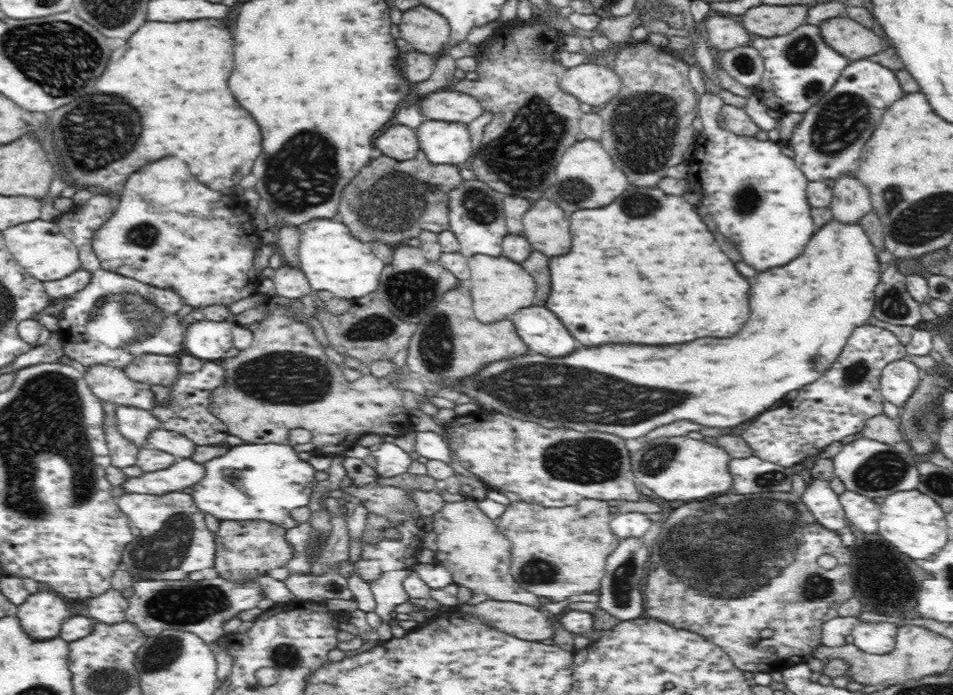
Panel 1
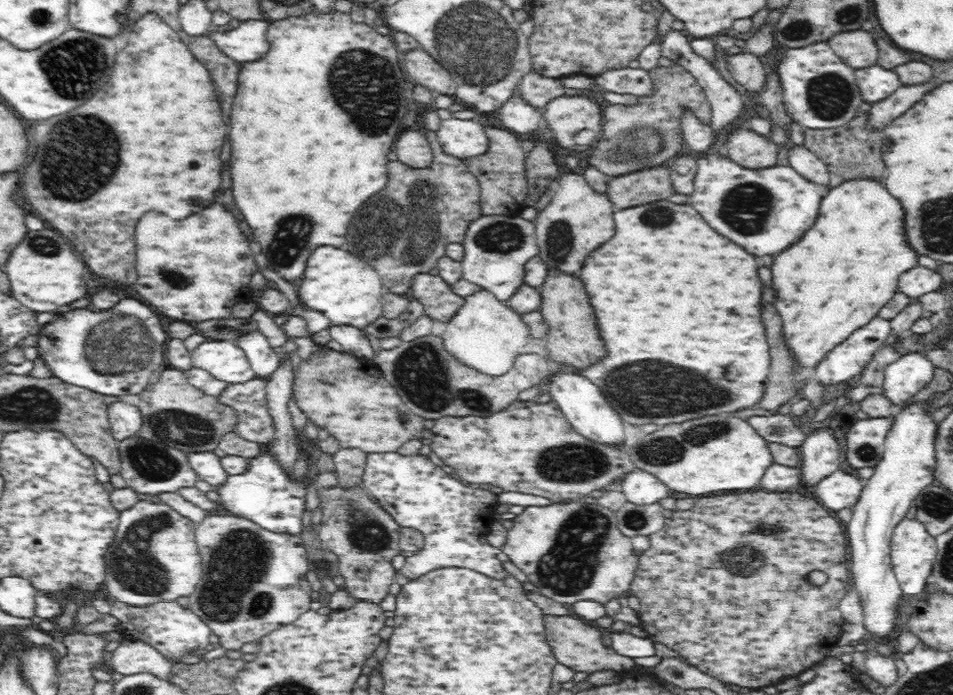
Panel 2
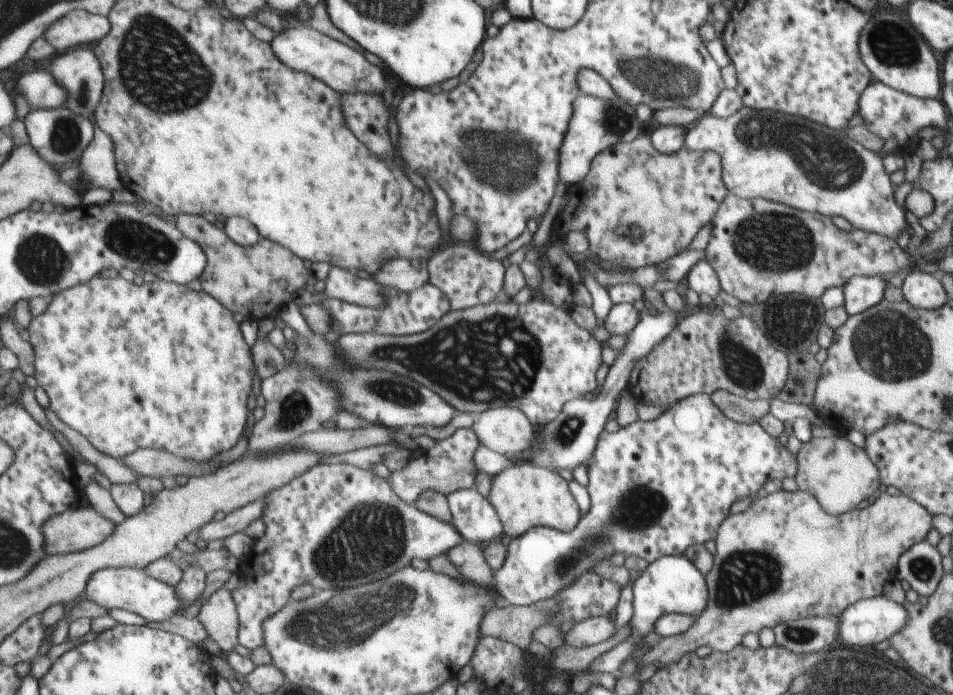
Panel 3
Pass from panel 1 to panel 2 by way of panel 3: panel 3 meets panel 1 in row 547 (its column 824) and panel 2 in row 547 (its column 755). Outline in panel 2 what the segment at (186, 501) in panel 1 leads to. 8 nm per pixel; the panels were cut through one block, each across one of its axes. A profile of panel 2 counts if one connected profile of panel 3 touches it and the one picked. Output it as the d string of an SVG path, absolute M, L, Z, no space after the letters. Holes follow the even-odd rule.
M150 497L142 498L118 515L116 534L105 554L106 576L102 588L107 596L132 607L148 607L192 594L204 572L195 540L196 524Z

